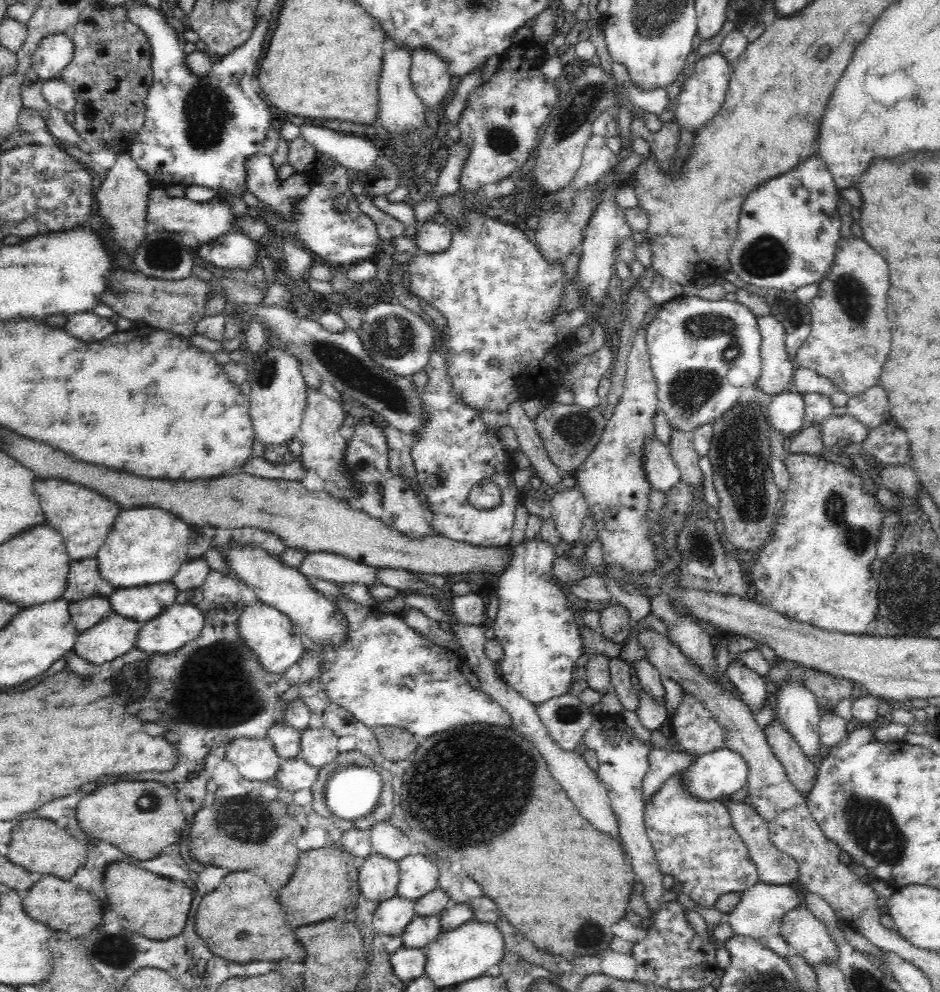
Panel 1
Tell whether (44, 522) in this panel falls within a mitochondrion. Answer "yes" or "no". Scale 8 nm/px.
no

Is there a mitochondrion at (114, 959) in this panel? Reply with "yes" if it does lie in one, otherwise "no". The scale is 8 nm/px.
yes

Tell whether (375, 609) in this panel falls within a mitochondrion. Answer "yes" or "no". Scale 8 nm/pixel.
no

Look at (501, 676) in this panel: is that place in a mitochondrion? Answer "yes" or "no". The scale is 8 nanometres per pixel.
no

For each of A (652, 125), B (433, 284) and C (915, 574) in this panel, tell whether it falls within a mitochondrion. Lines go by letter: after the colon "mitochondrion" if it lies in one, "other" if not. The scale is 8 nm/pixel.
A: other
B: other
C: mitochondrion

